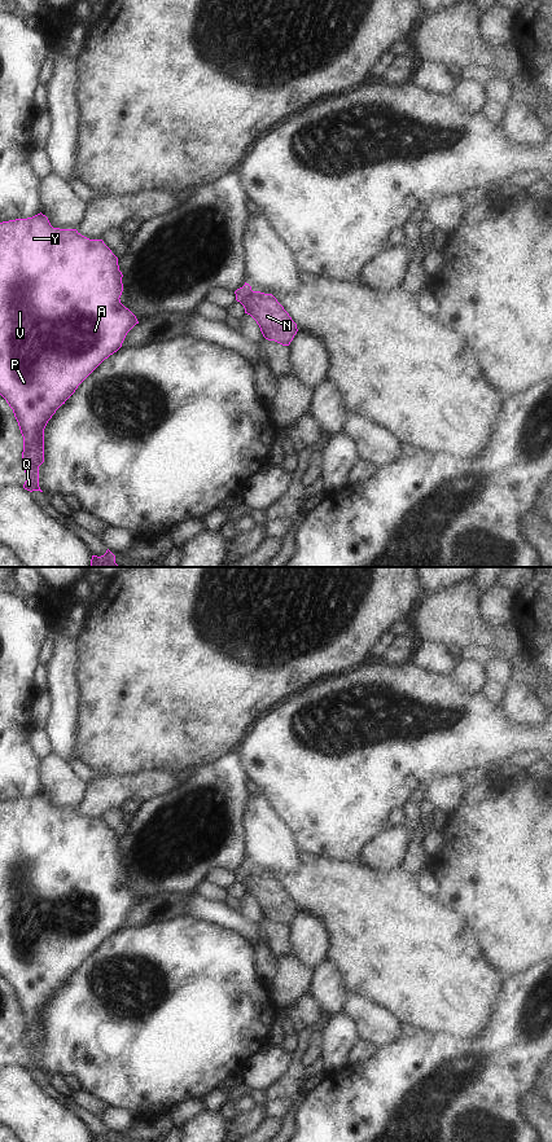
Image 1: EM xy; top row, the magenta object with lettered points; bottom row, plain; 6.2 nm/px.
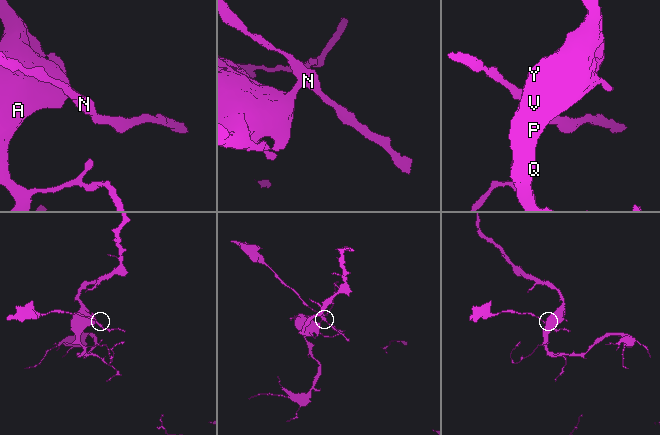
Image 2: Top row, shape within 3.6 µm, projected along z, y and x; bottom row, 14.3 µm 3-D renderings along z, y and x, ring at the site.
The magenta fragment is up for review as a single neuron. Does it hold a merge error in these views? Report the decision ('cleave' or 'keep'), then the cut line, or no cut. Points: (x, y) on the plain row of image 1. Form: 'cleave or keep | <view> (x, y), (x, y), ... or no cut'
cleave | xy (252, 870), (240, 882)

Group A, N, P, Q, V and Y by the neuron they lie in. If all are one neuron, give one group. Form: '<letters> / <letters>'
A P Q V Y / N

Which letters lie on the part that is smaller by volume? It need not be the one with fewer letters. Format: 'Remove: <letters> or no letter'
Remove: N

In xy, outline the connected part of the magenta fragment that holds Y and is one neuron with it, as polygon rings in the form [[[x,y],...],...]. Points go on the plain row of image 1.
[[[41,792],[27,799],[0,803],[0,975],[13,989],[23,1016],[23,1068],[40,1071],[39,1046],[44,1042],[44,1009],[78,966],[110,935],[139,904],[121,883],[123,871],[118,838],[102,820],[89,820],[76,809],[53,808]]]

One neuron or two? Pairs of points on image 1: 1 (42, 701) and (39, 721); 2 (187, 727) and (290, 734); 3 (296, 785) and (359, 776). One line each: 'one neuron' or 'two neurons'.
1: one neuron
2: two neurons
3: one neuron

